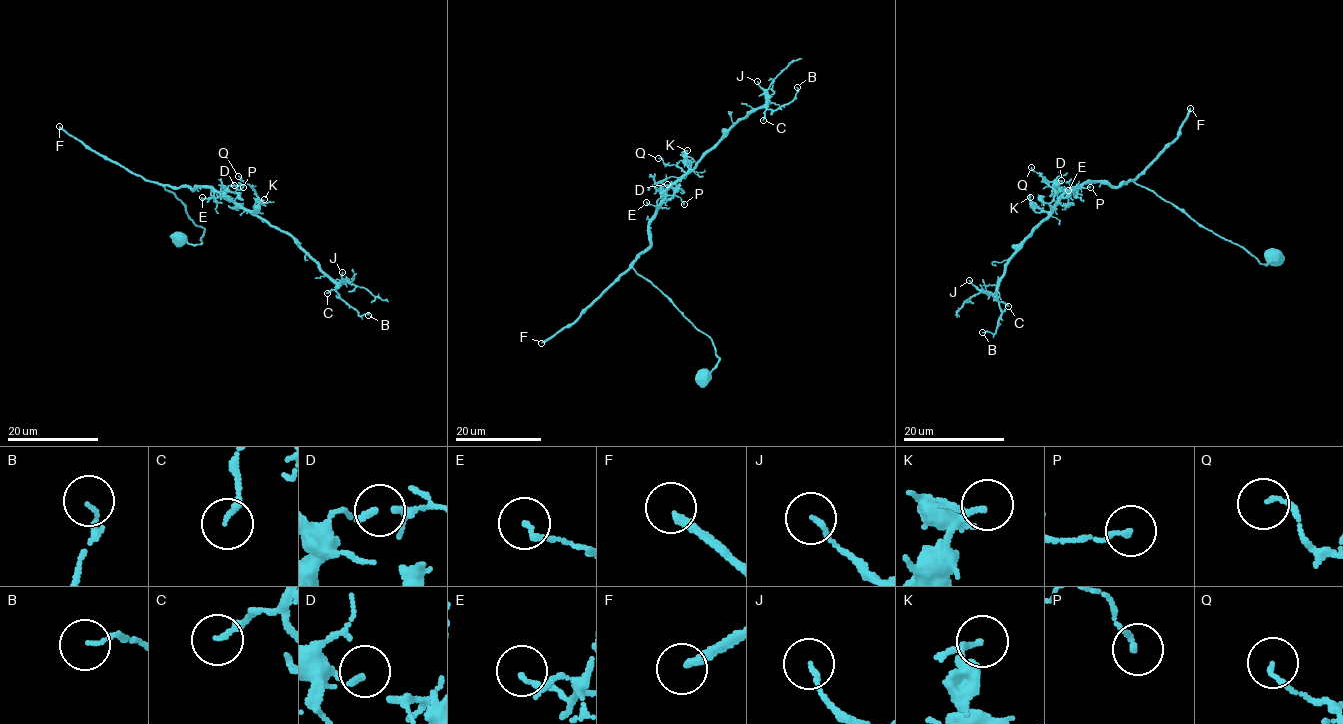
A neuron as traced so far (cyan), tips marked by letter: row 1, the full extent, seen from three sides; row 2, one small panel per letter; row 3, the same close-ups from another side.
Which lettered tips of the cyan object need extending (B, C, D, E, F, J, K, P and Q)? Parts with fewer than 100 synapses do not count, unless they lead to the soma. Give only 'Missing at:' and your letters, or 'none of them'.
Missing at: F

